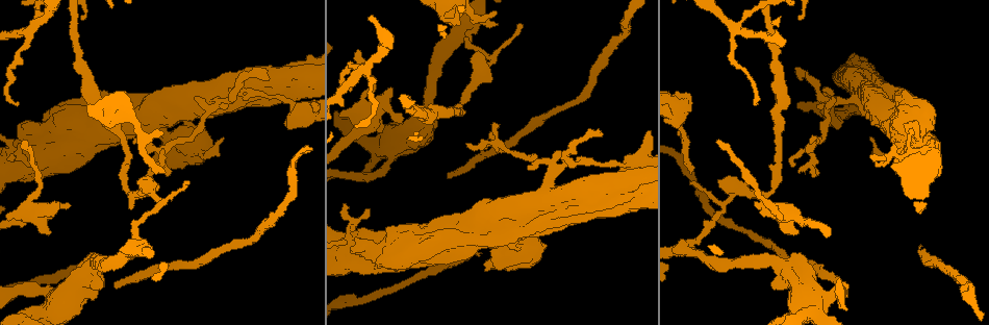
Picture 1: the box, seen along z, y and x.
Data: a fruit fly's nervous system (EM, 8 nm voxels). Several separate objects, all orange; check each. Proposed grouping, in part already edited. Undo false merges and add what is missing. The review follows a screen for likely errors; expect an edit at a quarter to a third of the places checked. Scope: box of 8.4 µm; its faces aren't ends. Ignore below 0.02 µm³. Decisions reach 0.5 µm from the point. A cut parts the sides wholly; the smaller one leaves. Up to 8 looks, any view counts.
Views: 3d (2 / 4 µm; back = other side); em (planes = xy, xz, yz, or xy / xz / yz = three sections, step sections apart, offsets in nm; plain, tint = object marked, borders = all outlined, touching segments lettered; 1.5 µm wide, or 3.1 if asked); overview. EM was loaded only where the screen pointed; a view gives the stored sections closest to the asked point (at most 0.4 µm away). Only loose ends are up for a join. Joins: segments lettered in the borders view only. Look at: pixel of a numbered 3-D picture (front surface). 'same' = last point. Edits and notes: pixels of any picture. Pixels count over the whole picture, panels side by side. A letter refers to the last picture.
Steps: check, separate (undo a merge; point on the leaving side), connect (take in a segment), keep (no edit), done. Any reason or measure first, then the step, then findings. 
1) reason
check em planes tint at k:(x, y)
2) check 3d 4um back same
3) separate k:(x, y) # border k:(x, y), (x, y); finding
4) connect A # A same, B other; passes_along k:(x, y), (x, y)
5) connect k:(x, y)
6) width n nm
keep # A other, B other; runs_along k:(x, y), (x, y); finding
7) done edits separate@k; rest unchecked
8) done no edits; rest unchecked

an open end
check em xy step 4 borders at 1:(391, 88)

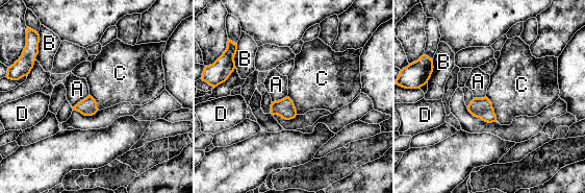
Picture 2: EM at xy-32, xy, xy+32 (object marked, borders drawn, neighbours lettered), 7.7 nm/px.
keep # A other, B other, C other, D other; no lettered segment goes on from it

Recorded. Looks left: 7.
branch stops here
check em xz step 4 tint at 1:(357, 49)

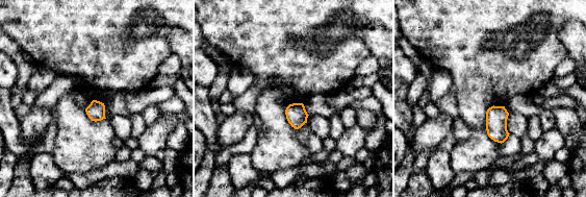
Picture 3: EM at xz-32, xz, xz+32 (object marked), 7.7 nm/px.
another direction
check em planes borders same

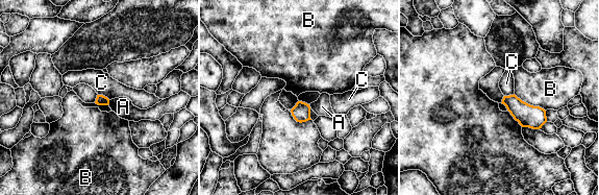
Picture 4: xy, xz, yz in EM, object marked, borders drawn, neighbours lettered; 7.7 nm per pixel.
width 80 nm; longest_contact B 280 nm
keep # A other, B other, C other; no lettered segment goes on from it

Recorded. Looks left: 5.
thin end
check 3d 4um at 1:(498, 24)

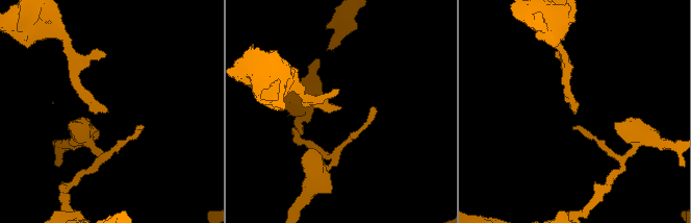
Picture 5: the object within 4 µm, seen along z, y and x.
shape alone is not enough
check em planes borders at 5:(339, 106)

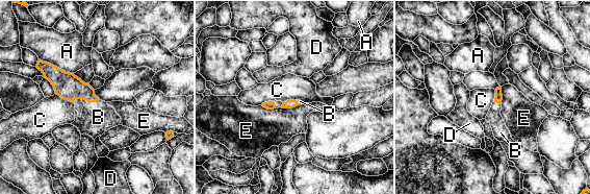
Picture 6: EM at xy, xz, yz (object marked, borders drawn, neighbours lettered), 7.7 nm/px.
connect B # A other, B same, C other, D other, E other; it goes on there

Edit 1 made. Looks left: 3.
done edits connect@6; rest unchecked

